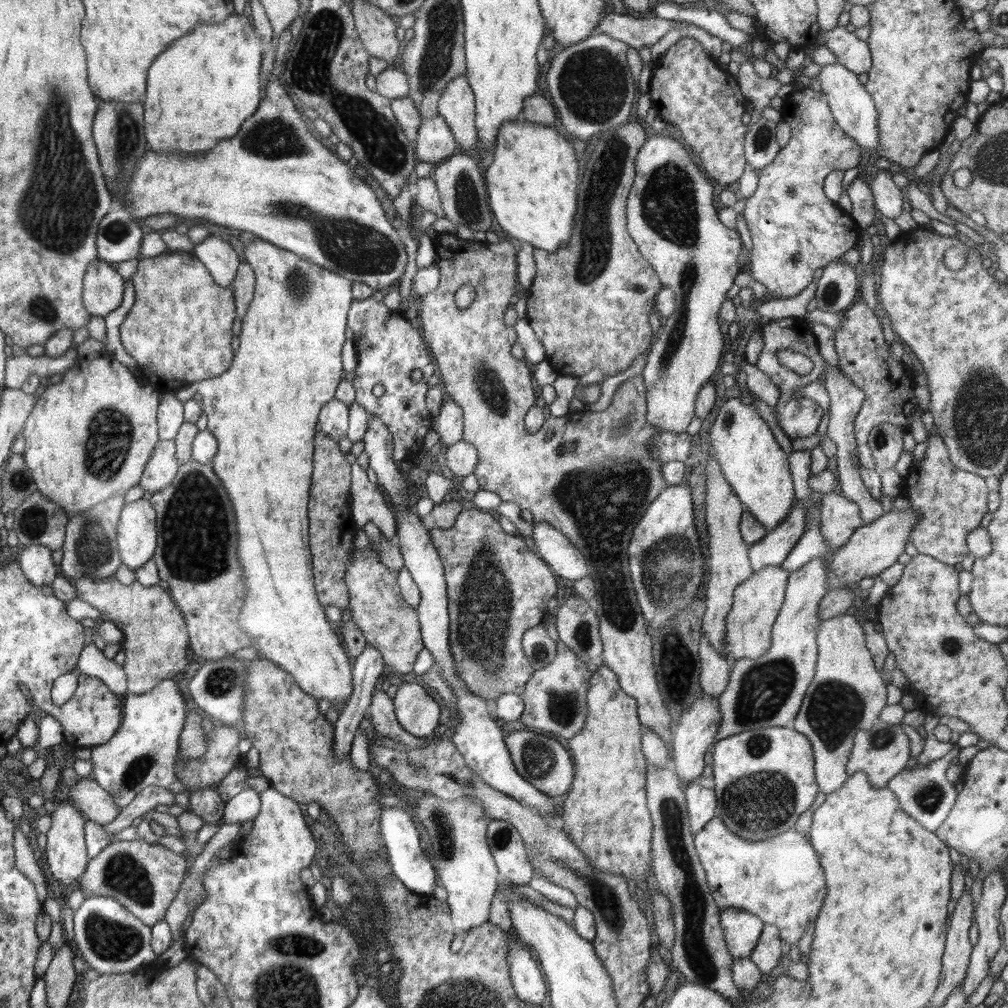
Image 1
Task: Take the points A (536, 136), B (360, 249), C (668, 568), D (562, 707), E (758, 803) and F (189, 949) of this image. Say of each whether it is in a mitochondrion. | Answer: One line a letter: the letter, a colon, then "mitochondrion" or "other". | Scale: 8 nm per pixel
A: other
B: mitochondrion
C: mitochondrion
D: mitochondrion
E: mitochondrion
F: other

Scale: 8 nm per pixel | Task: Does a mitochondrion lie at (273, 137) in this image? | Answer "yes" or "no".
yes

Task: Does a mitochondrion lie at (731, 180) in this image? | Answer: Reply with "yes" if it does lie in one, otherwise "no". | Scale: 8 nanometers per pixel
no

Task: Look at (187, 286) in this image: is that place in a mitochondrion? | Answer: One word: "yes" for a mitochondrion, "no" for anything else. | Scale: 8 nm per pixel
no

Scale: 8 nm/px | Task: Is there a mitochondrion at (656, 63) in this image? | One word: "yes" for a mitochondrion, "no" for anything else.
no

